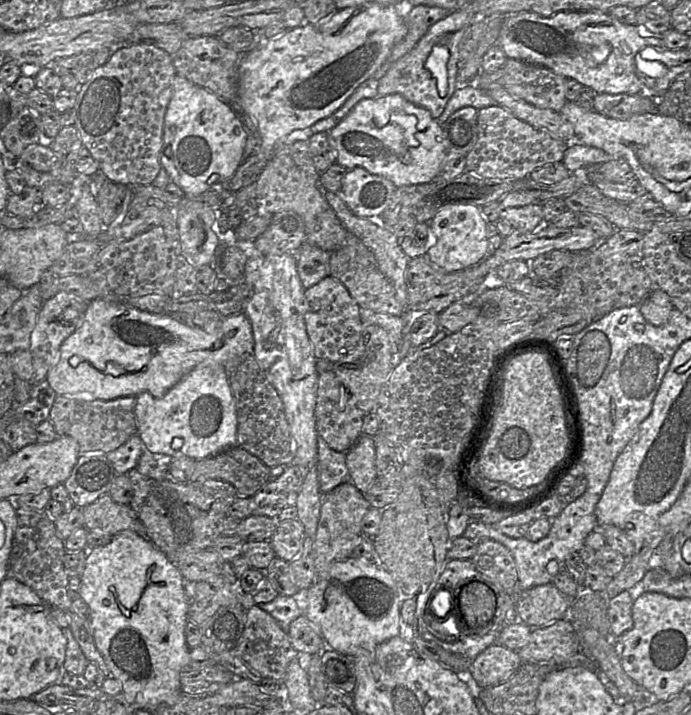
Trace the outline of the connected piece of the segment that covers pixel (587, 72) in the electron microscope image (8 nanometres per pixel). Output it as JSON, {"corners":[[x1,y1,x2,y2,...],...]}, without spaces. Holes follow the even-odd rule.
{"corners":[[528,11,507,15,497,43,508,58,548,68,566,79,574,79,583,86,591,87,596,94,642,93,643,83,635,72,635,55,646,46,664,47,661,35,655,35,636,24,624,24,609,12,601,11,561,11,549,17],[601,44,609,45,611,51,604,62,597,63,593,58,593,50]]}

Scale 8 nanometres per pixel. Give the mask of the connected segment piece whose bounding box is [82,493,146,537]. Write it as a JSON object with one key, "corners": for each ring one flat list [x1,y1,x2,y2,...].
{"corners":[[108,493,101,495,82,510,84,527,88,531,101,530,108,535,134,531,146,537,144,526,132,508,129,505,116,503]]}

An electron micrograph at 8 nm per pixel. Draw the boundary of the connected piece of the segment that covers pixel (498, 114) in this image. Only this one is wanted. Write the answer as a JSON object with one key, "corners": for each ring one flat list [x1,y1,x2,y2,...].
{"corners":[[500,105,478,110,478,137,467,154,466,170,476,176,521,180,546,164,560,162,568,144,515,117]]}

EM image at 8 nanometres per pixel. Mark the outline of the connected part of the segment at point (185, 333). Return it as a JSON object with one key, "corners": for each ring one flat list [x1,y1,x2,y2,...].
{"corners":[[96,298,89,302,81,325,61,344,59,360,45,379,61,396,87,392,95,399,108,401,122,396,137,396,145,391,155,398,162,398,197,366,222,365,230,371,240,360,253,354,253,349,252,325,243,312,223,318,215,332,207,333,180,322,168,313,152,313,128,303]]}

